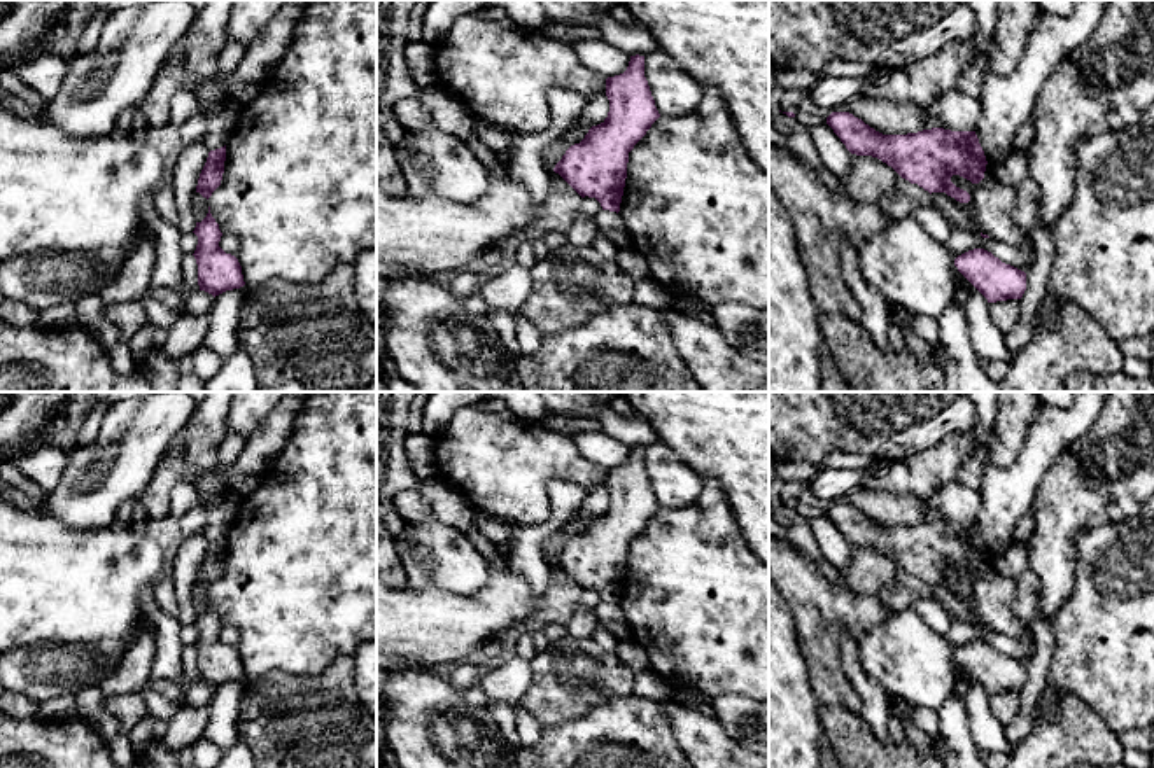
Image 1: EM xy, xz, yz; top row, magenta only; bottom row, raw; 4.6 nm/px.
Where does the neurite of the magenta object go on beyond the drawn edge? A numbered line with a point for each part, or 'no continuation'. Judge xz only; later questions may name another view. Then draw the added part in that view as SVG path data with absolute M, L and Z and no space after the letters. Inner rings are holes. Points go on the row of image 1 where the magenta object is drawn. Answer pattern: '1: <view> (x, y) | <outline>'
1: xz (610, 224) | M601 210L595 217L599 233L611 240L618 248L632 247L627 227L616 212Z

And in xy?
1: xy (218, 132) | M219 89L215 94L198 98L201 112L208 115L205 145L208 150L228 145L233 126L224 122L219 115L226 110L229 94Z

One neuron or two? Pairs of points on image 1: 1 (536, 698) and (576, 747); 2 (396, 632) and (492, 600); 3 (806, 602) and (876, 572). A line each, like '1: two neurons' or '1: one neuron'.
1: two neurons
2: one neuron
3: two neurons

